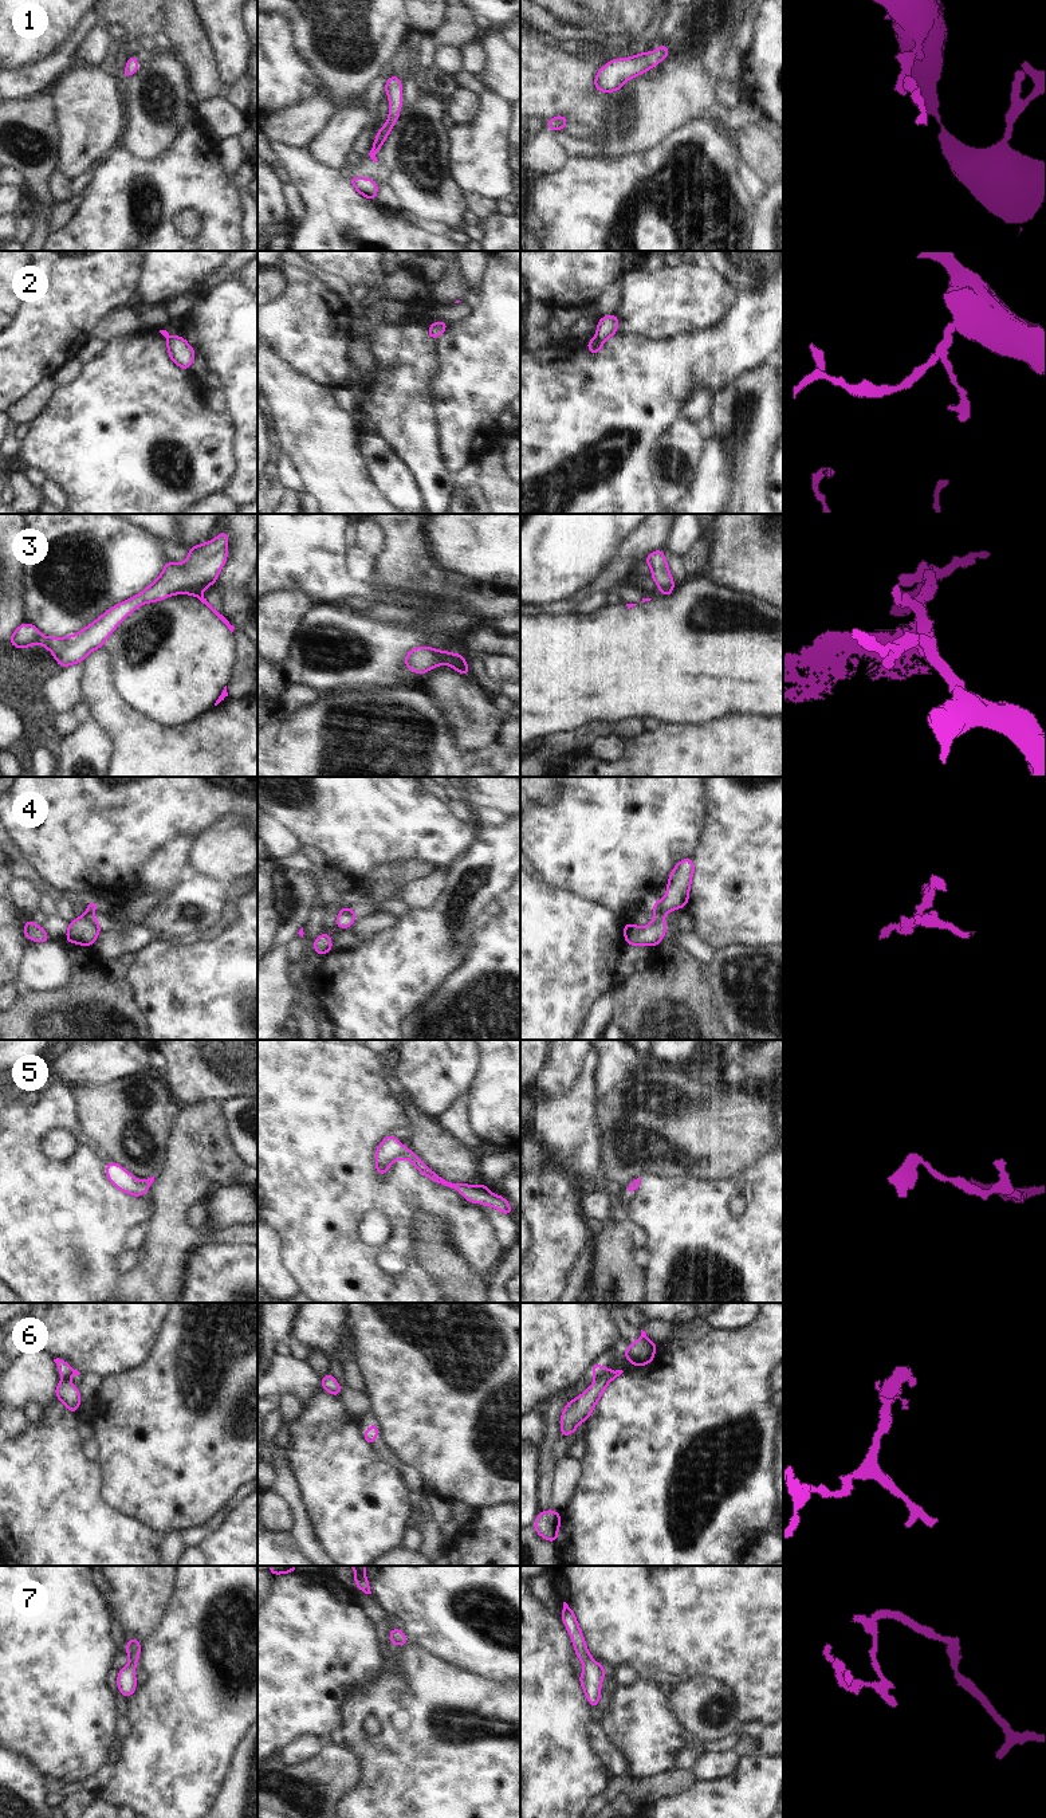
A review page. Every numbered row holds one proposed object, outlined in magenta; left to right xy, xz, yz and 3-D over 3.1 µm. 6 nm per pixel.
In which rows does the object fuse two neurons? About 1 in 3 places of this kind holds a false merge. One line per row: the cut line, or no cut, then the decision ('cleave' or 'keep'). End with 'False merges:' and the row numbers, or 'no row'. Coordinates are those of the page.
1: no cut; keep
2: no cut; keep
3: cut in xz along (463, 658), (457, 658), (453, 654), (447, 663); cleave
4: no cut; keep
5: no cut; keep
6: no cut; keep
7: no cut; keep
False merges: 3

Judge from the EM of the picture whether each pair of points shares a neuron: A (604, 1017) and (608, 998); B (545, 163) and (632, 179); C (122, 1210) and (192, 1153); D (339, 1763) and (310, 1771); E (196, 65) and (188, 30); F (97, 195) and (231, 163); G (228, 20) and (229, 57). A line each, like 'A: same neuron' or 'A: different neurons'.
A: same neuron
B: different neurons
C: different neurons
D: same neuron
E: same neuron
F: different neurons
G: same neuron

